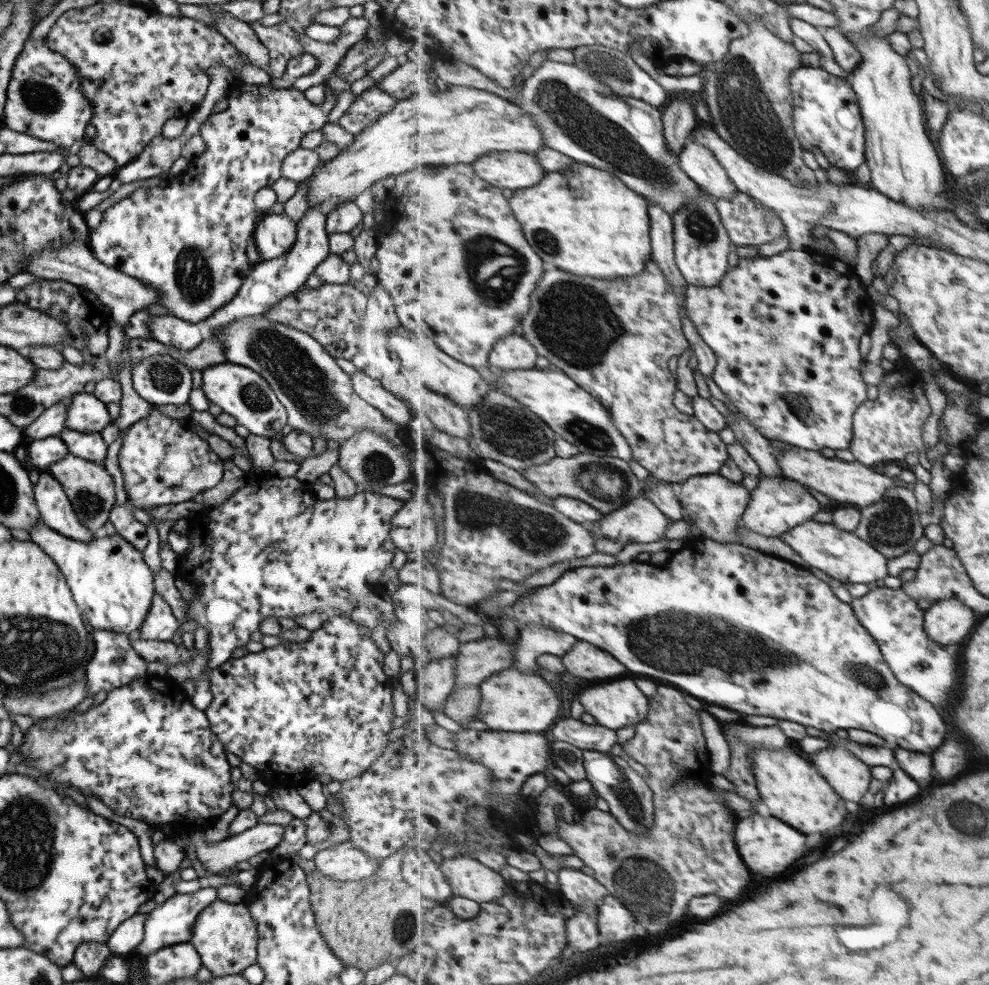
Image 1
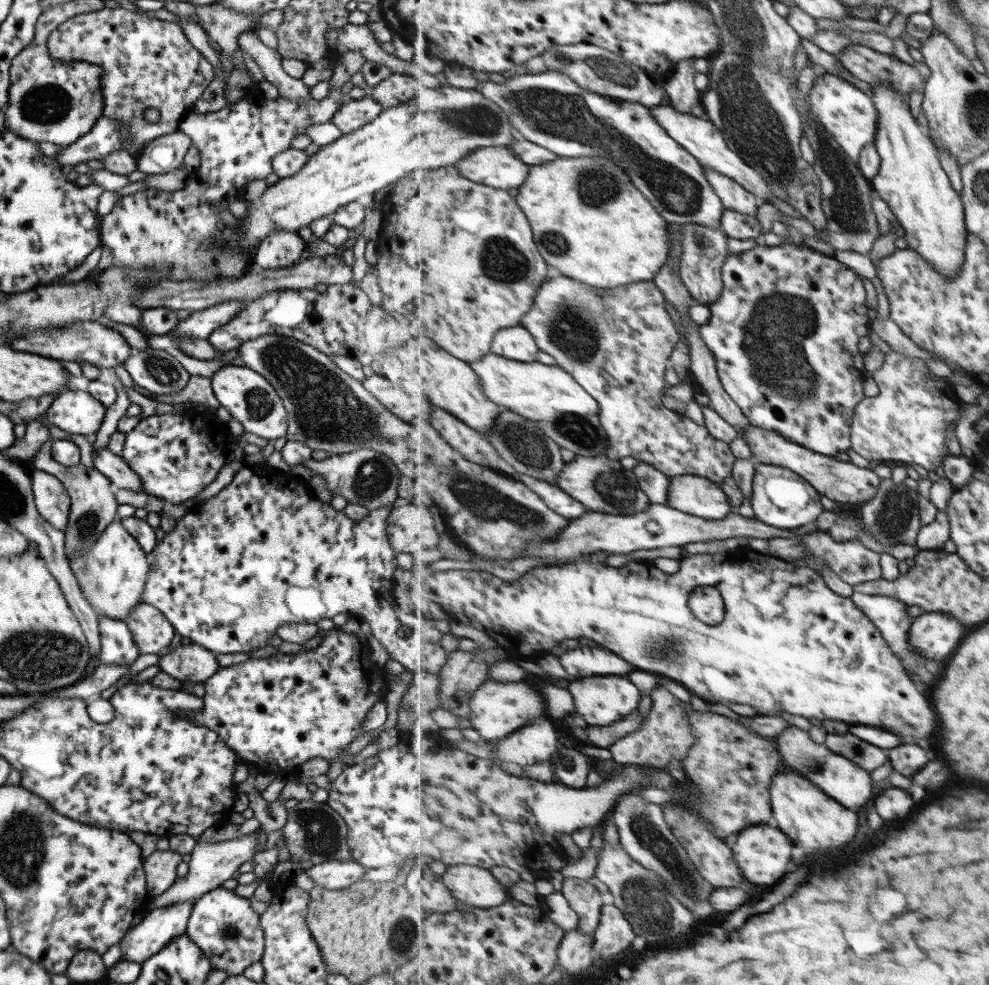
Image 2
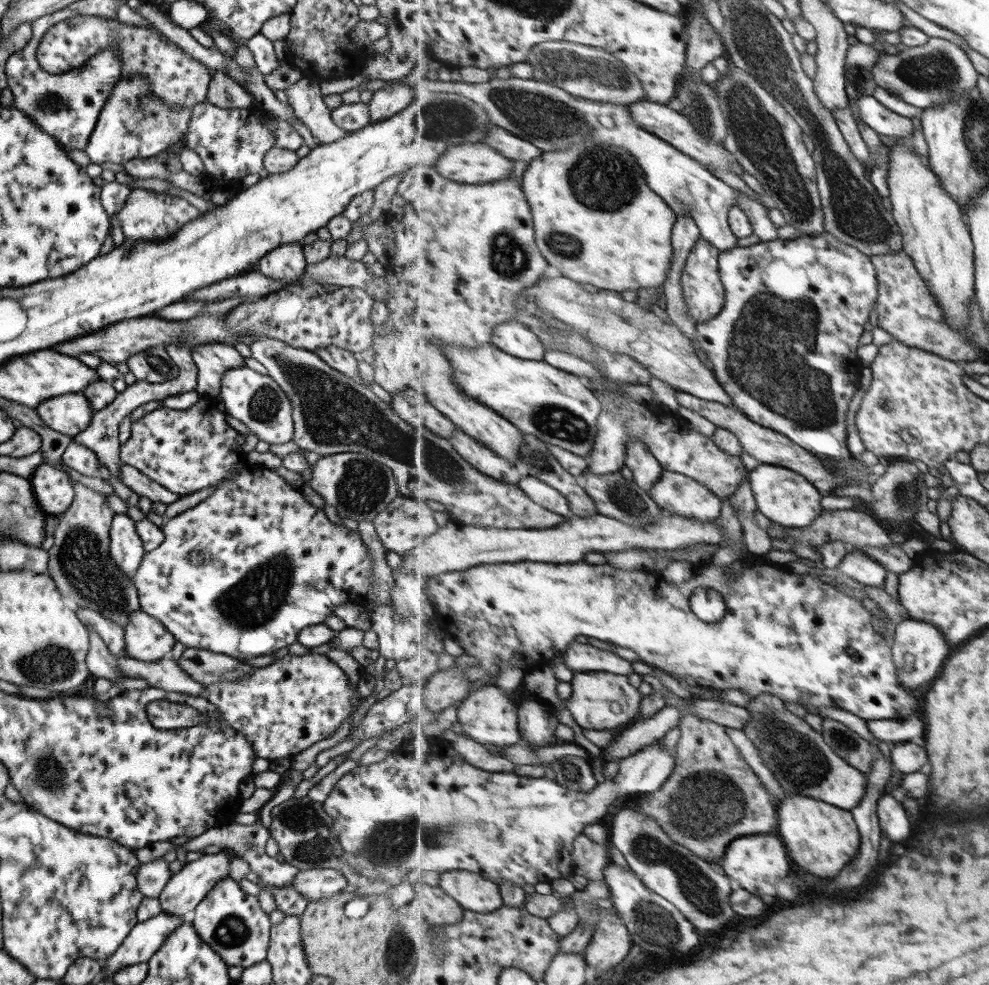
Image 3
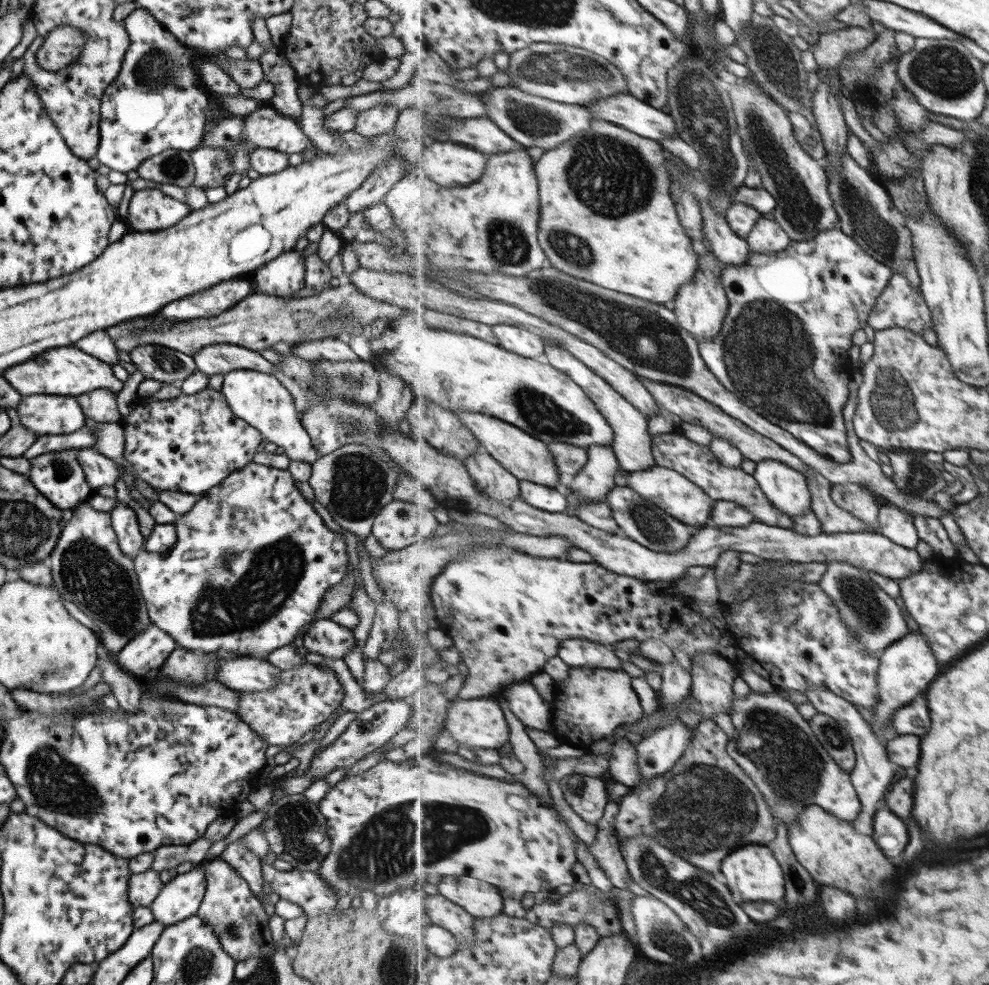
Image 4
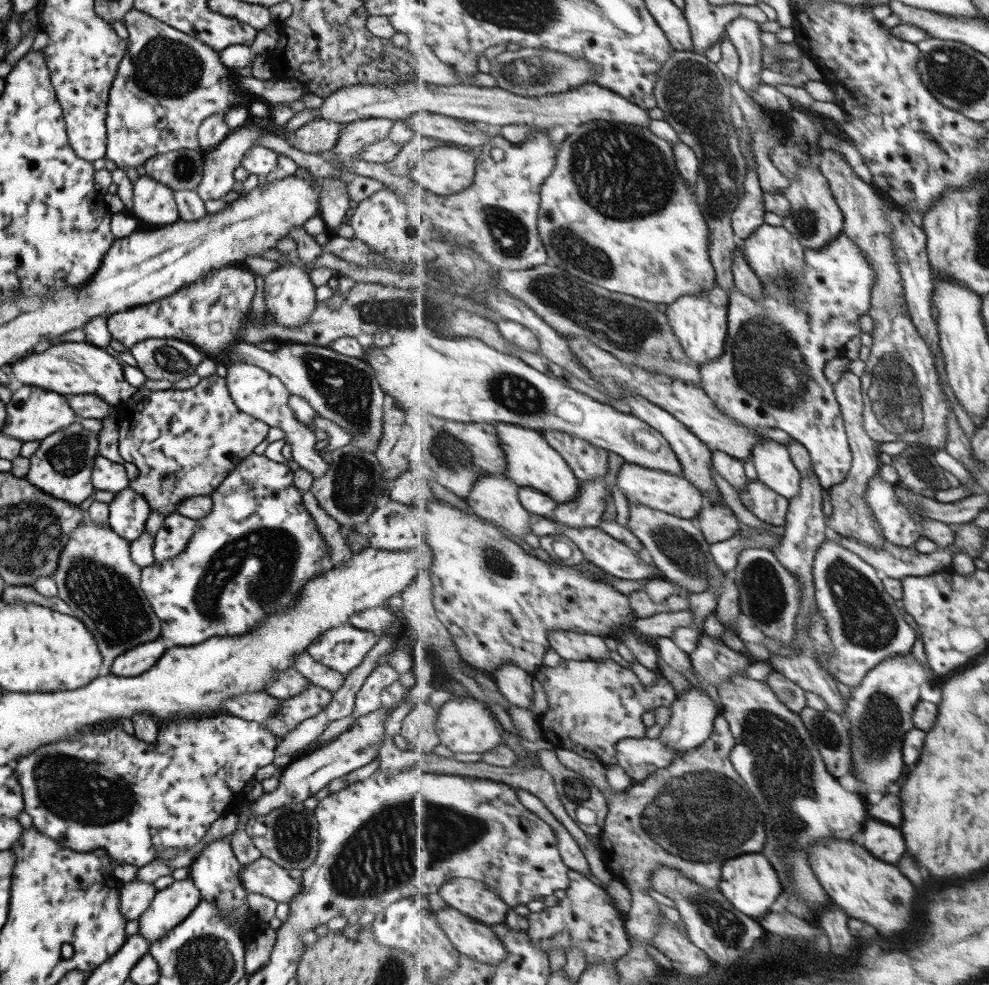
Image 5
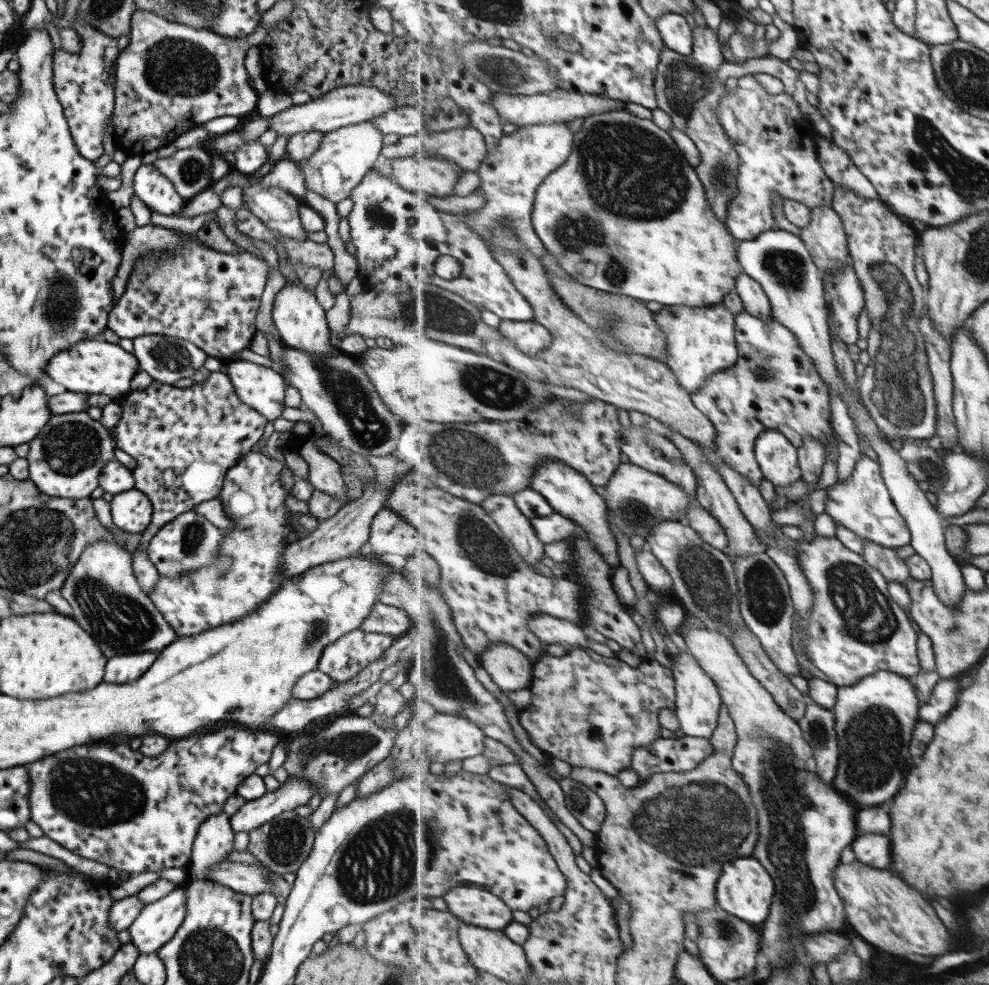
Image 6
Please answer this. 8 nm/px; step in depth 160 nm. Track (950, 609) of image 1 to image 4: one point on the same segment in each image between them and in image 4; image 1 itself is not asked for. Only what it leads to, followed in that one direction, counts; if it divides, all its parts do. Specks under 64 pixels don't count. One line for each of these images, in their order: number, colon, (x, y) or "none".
2: (935, 635)
3: (920, 649)
4: (908, 667)

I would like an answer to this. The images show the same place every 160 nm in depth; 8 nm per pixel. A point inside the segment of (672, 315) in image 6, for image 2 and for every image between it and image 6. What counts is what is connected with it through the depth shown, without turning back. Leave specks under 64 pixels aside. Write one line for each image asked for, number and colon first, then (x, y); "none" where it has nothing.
2: (705, 251)
3: (705, 295)
4: (702, 306)
5: (702, 323)

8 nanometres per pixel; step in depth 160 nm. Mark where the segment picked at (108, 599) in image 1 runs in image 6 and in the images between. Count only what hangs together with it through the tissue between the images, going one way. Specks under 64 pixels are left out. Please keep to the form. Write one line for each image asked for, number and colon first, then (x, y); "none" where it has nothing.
2: (111, 574)
3: (125, 548)
4: (123, 520)
5: (127, 512)
6: (130, 511)

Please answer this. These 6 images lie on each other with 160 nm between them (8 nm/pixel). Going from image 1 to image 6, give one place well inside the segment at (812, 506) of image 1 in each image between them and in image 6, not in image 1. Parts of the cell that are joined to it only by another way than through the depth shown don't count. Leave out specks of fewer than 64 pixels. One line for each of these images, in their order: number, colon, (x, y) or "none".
2: (782, 498)
3: (784, 496)
4: (787, 489)
5: (775, 467)
6: (778, 457)

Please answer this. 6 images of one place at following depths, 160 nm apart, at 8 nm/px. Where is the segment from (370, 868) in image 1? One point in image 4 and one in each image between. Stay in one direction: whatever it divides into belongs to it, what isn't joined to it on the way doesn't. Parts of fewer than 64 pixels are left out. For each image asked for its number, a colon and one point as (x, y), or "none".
2: (336, 874)
3: (317, 883)
4: (306, 889)

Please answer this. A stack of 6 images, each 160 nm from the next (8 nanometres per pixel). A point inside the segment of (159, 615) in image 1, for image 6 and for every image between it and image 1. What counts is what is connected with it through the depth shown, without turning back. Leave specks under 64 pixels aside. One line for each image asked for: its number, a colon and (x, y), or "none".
2: (151, 633)
3: (145, 638)
4: (148, 650)
5: (135, 661)
6: (123, 669)

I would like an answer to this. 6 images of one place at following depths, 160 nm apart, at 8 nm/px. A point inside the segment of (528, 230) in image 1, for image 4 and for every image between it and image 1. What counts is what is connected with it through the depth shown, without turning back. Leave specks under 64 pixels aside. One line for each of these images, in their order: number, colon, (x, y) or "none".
2: (591, 221)
3: (624, 248)
4: (610, 170)

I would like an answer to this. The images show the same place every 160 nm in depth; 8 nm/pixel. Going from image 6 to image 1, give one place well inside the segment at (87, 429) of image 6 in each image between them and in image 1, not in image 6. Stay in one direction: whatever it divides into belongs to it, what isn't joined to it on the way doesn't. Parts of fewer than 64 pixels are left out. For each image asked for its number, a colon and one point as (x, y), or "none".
1: (55, 511)
2: (51, 501)
3: (52, 489)
4: (58, 477)
5: (61, 467)

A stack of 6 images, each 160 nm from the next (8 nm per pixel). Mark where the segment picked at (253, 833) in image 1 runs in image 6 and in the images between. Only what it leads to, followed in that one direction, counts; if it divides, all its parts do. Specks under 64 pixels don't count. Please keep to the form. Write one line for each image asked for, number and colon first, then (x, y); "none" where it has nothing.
2: (209, 865)
3: (184, 889)
4: (179, 898)
5: (168, 907)
6: (156, 923)

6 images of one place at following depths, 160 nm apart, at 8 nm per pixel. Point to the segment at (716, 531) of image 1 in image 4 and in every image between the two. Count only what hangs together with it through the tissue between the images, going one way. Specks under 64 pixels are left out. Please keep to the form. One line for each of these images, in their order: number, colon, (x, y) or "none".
2: (695, 495)
3: (678, 493)
4: (669, 489)

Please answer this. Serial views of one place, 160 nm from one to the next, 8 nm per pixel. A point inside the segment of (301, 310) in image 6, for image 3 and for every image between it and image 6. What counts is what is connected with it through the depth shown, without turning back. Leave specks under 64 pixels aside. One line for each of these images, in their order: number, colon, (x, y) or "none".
3: (286, 263)
4: (280, 277)
5: (288, 293)

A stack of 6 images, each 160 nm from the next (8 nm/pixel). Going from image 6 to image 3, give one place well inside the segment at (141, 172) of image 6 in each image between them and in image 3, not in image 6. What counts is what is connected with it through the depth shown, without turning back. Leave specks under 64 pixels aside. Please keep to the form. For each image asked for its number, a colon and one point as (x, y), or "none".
3: (146, 216)
4: (149, 210)
5: (153, 203)

